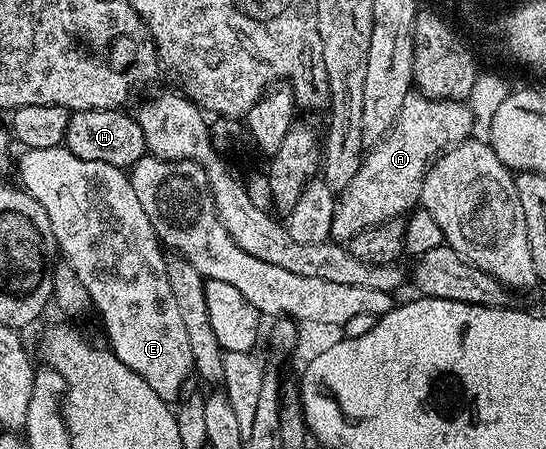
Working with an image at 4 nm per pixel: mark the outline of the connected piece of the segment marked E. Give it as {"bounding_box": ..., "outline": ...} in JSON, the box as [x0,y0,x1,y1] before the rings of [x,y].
{"bounding_box":[16,145,194,404],"outline":[[[64,145],[52,149],[26,149],[21,153],[23,155],[19,159],[17,156],[16,159],[16,171],[18,167],[18,175],[22,178],[21,186],[29,195],[36,197],[36,201],[40,201],[40,205],[44,205],[44,213],[48,213],[48,221],[52,221],[52,233],[58,242],[61,258],[68,265],[72,265],[72,269],[76,269],[76,277],[80,277],[80,285],[84,285],[84,289],[88,289],[88,297],[93,310],[96,315],[98,311],[103,325],[106,326],[106,335],[110,338],[109,350],[113,351],[117,359],[124,361],[124,365],[128,365],[128,369],[132,369],[140,377],[144,377],[144,381],[148,385],[152,385],[152,393],[156,393],[156,397],[160,397],[165,403],[173,404],[183,394],[182,386],[185,385],[186,378],[191,377],[194,370],[192,351],[189,349],[188,336],[184,331],[179,310],[176,309],[175,298],[172,297],[172,288],[166,272],[168,259],[167,256],[162,256],[164,247],[159,243],[158,235],[152,229],[152,221],[148,221],[148,213],[144,213],[144,205],[140,205],[140,197],[136,197],[136,189],[132,189],[129,174],[116,165],[104,165],[104,161],[84,161],[84,157],[76,157],[76,153],[72,153]]]}

